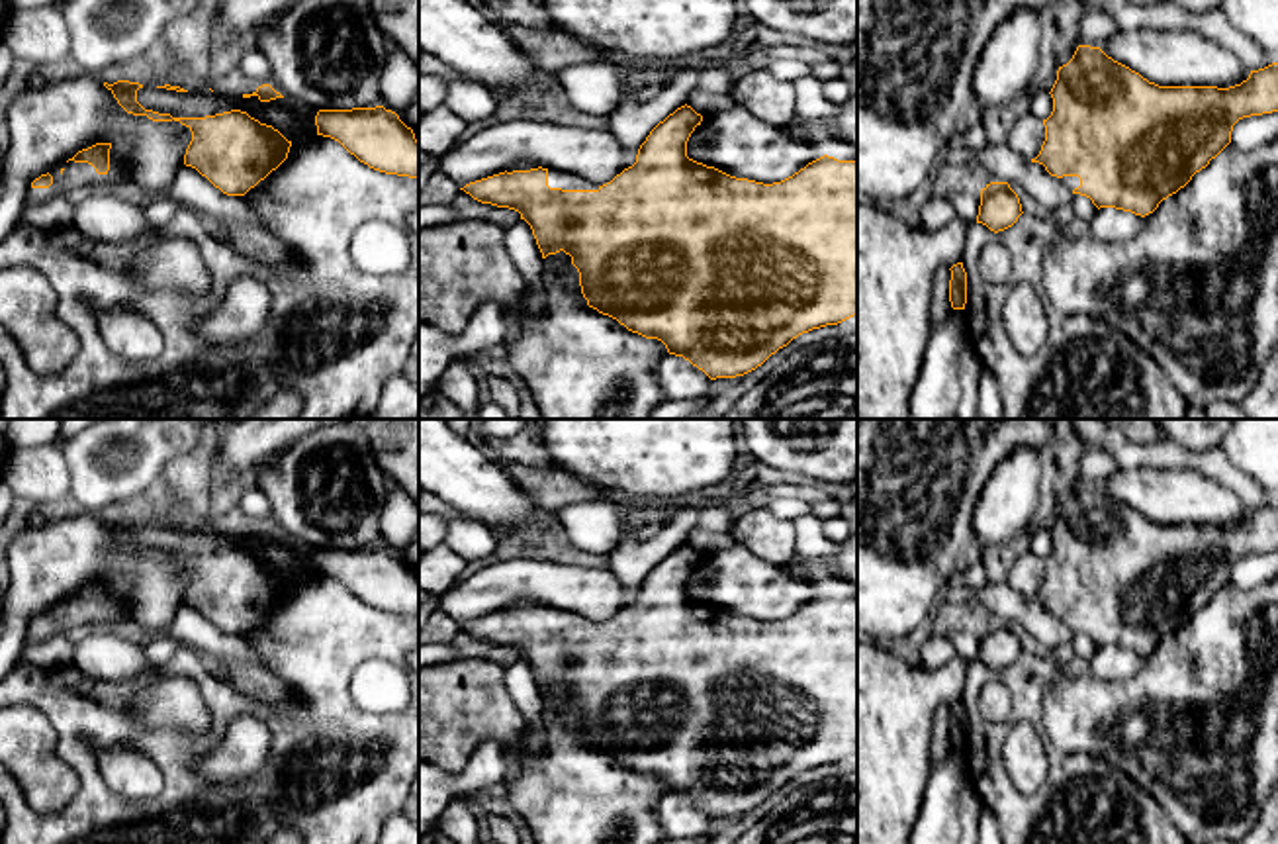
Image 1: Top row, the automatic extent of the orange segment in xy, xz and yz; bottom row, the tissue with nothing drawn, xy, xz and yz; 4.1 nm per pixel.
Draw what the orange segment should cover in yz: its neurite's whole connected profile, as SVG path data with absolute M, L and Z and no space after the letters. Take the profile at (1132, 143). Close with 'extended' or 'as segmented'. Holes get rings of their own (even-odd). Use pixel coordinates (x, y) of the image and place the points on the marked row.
M1078 45L1073 59L1059 67L1049 94L1053 112L1043 119L1045 141L1031 163L1043 164L1098 210L1145 217L1231 143L1239 119L1278 112L1278 63L1251 70L1247 80L1229 88L1159 86L1100 47Z; extended

